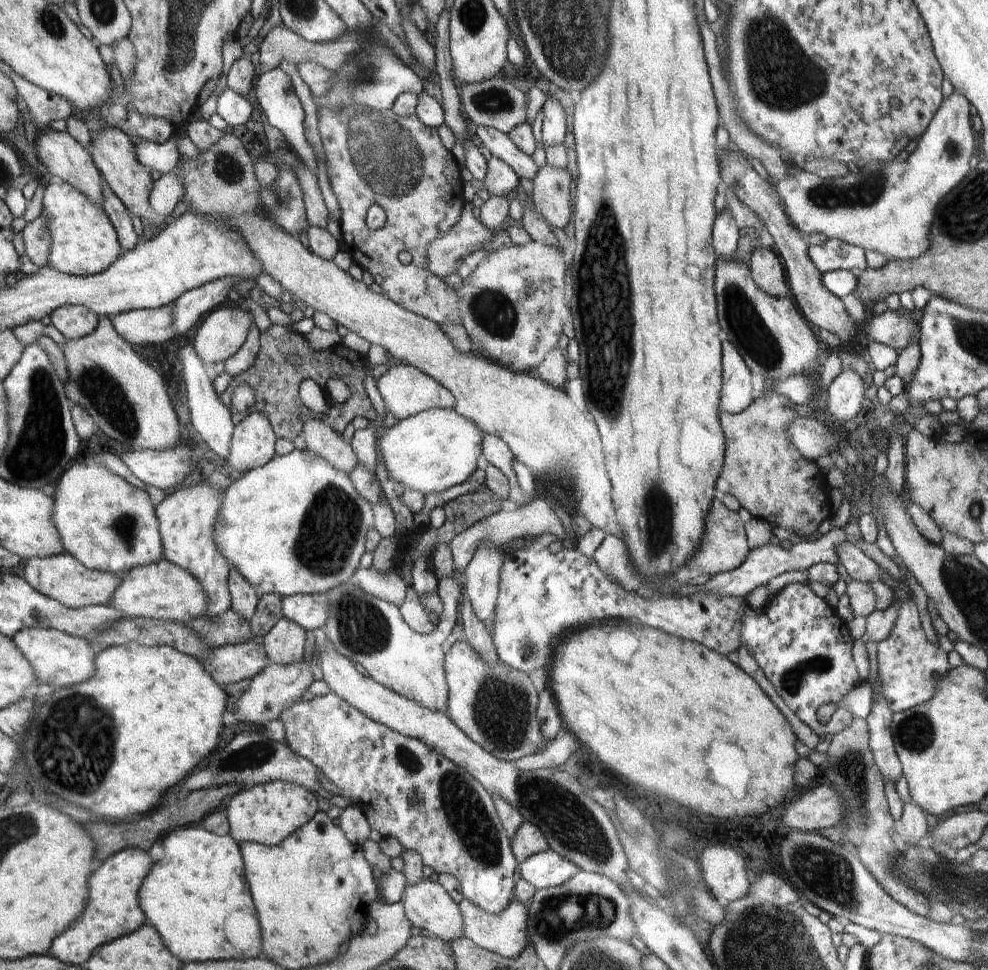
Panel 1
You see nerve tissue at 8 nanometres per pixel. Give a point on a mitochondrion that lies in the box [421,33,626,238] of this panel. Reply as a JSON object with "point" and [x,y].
{"point":[493,101]}

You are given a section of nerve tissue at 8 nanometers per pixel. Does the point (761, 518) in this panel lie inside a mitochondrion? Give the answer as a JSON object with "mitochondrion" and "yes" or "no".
{"mitochondrion":"no"}

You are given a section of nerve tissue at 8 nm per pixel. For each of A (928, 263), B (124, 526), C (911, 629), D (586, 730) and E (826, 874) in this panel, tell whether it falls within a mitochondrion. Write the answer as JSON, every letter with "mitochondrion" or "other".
{"A":"other","B":"mitochondrion","C":"other","D":"other","E":"mitochondrion"}

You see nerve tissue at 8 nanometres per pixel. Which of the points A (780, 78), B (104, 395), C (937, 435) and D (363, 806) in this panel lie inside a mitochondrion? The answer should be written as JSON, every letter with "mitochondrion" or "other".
{"A":"mitochondrion","B":"mitochondrion","C":"other","D":"other"}

